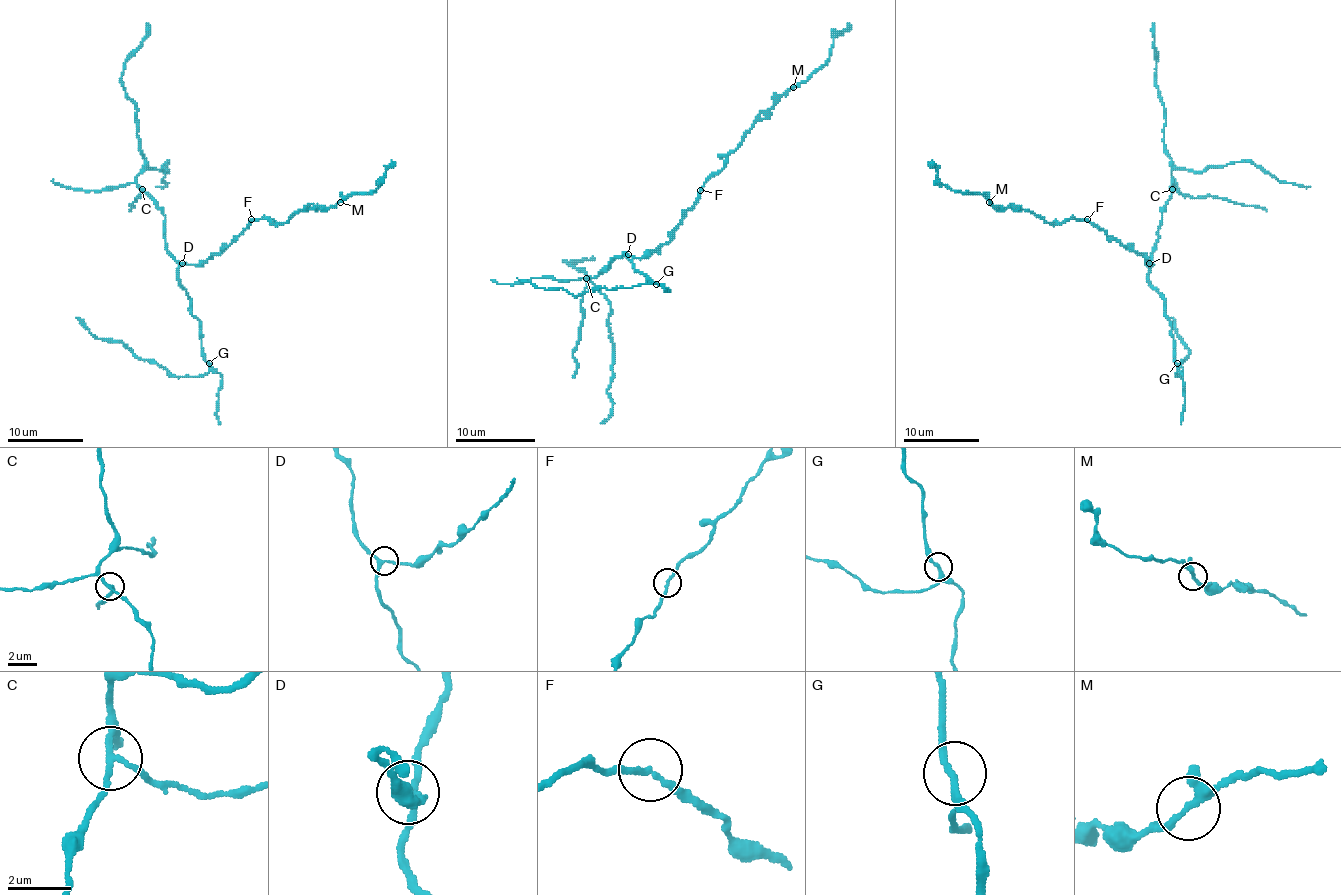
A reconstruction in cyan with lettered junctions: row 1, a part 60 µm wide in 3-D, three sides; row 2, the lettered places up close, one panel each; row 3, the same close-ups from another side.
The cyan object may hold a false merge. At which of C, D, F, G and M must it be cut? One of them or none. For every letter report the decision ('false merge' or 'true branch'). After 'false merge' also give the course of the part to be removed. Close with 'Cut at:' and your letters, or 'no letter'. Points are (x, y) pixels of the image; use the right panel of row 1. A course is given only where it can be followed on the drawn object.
C: false merge; course (1171, 188), (1194, 198), (1226, 198), (1243, 205), (1259, 205), (1266, 211)
D: true branch
F: true branch
G: true branch
M: true branch
Cut at: C

